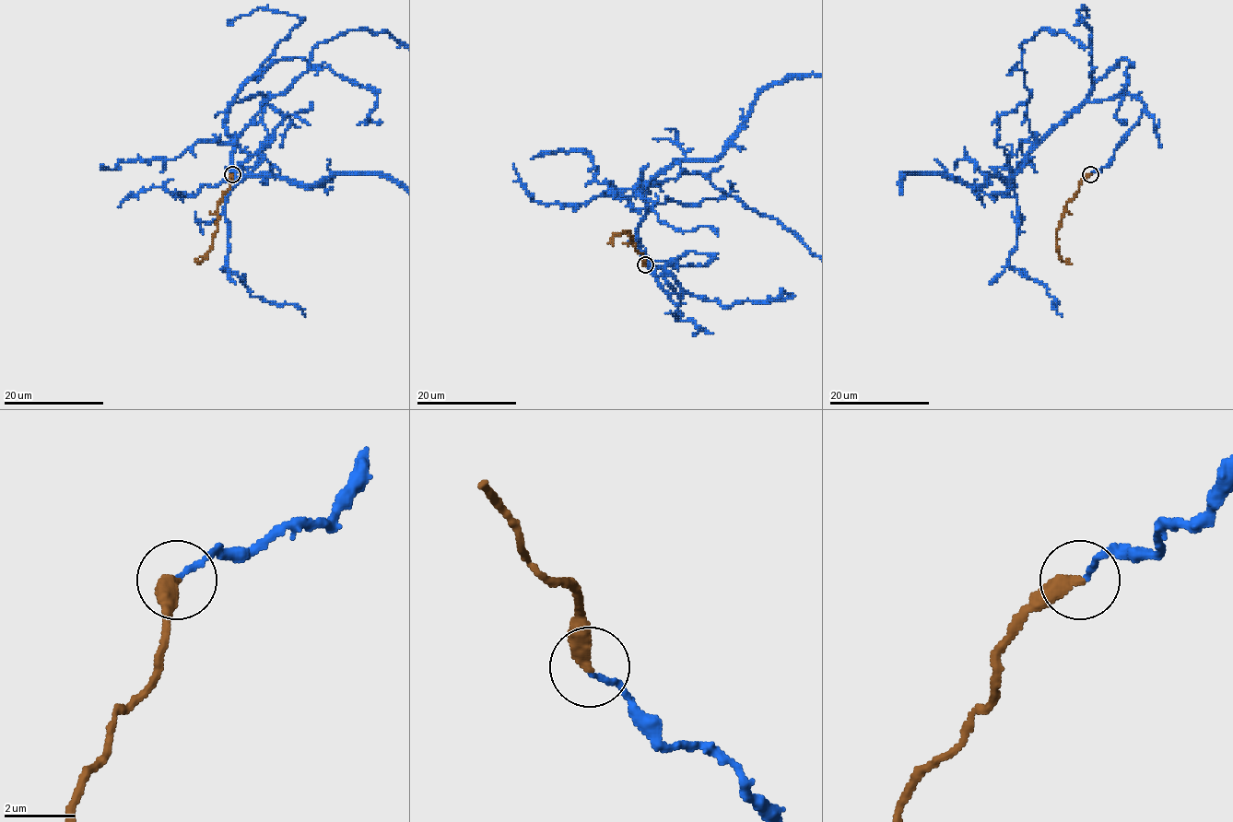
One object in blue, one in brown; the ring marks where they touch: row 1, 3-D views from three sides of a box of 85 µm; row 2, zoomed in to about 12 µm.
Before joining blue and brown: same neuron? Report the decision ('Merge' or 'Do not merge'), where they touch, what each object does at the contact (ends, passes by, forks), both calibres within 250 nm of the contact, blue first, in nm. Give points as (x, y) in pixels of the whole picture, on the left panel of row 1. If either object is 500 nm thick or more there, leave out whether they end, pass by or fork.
Merge. Place: (232, 174). At the ring blue ends. At the ring brown ends. Thickness 140 nm (blue) against 440 nm

